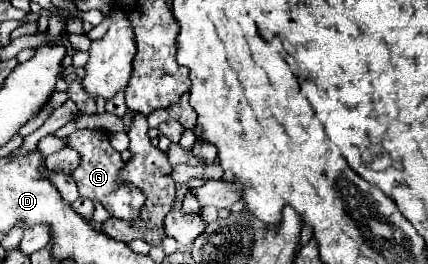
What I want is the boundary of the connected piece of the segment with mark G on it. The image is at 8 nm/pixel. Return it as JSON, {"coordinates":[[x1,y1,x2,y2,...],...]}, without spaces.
{"coordinates":[[76,130,68,136,68,140,70,140,68,146,80,152,82,156,82,162,76,170,78,174,74,172,74,180,78,184,80,194,90,200,98,200,114,218,124,220,124,222,134,222,142,212,146,196,144,192,140,192,140,188,134,188,134,184,120,178,122,166,126,164,120,158,120,152,110,146,108,134,102,130]]}

